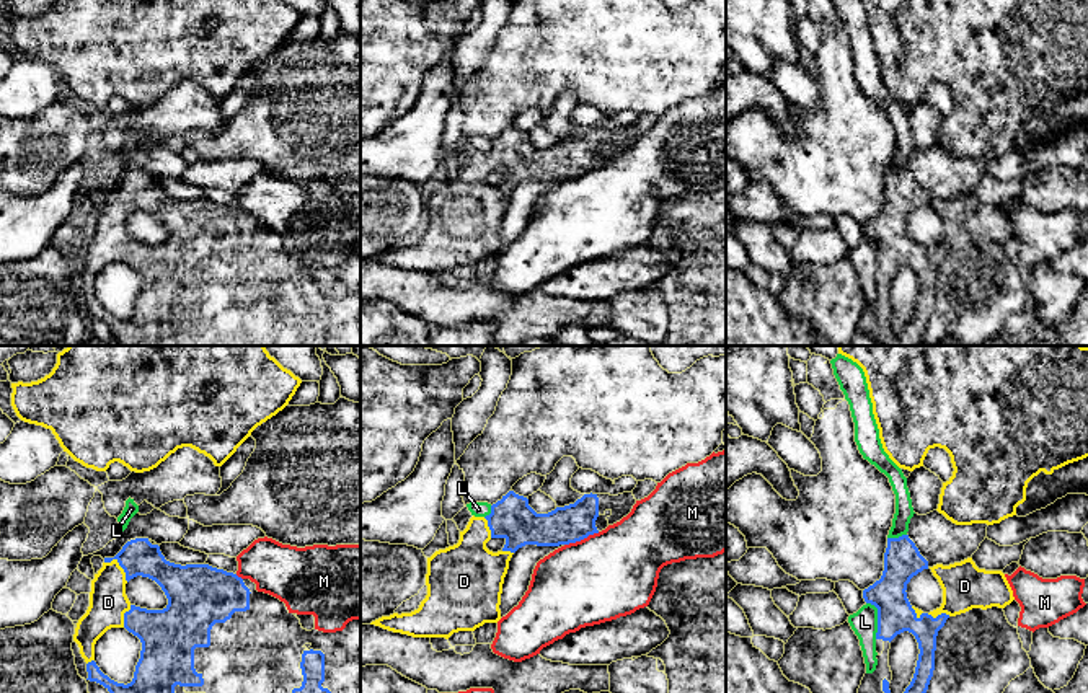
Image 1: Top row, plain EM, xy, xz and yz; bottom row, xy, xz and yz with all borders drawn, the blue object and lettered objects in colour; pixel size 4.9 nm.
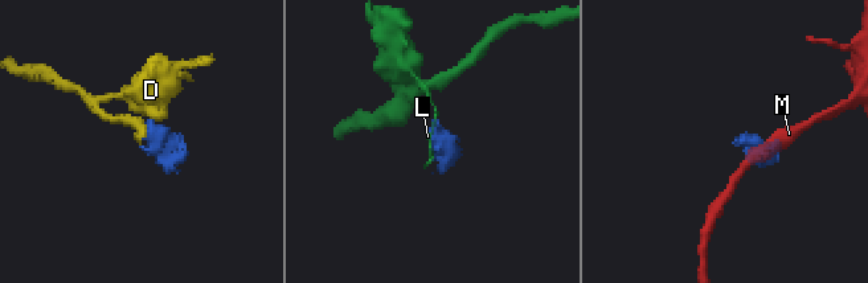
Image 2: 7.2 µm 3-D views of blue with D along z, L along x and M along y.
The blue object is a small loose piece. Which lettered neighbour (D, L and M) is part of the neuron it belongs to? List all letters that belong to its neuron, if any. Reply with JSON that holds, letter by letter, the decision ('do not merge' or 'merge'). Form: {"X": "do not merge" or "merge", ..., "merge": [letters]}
{"D": "merge", "L": "do not merge", "M": "do not merge", "merge": ["D"]}

